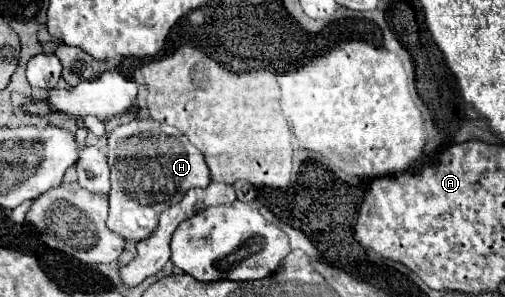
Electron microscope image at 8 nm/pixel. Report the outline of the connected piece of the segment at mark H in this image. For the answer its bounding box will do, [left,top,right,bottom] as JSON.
[108,120,210,242]

